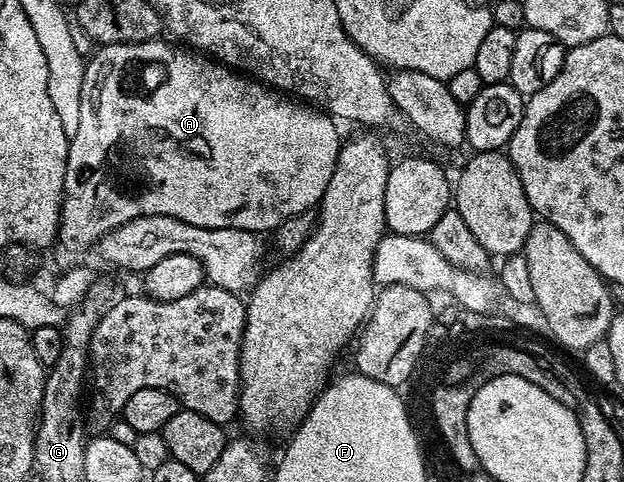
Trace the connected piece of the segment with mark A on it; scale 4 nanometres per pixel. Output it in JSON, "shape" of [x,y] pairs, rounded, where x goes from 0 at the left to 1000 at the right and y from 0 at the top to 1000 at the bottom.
{"shape":[[[253,77],[228,89],[171,89],[157,95],[149,116],[141,116],[133,151],[133,220],[127,232],[127,259],[111,284],[98,463],[91,471],[91,492],[82,512],[85,546],[93,554],[93,564],[99,566],[135,548],[139,537],[136,527],[147,512],[151,519],[173,479],[231,446],[266,446],[287,459],[300,459],[300,467],[319,467],[332,475],[442,481],[466,450],[487,438],[502,438],[514,419],[524,392],[524,376],[530,376],[530,359],[537,359],[537,334],[546,315],[550,282],[540,274],[542,257],[522,232],[503,226],[487,212],[471,210],[462,195],[446,193],[426,174],[362,139],[359,131],[327,110],[298,102],[282,87],[263,89],[261,83],[263,79]]]}

